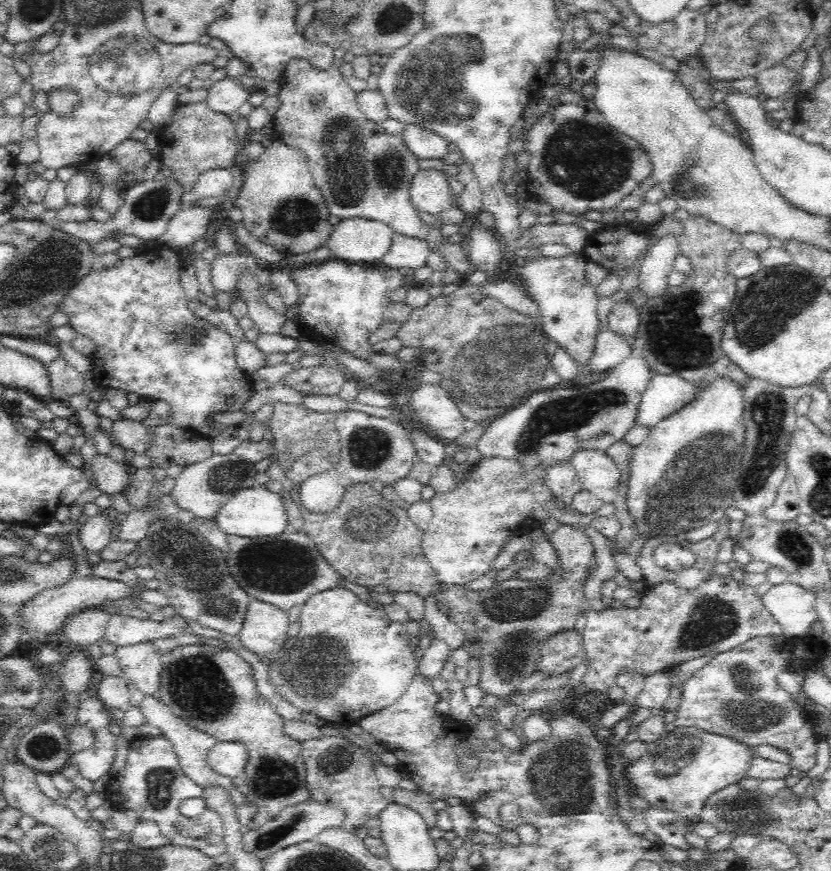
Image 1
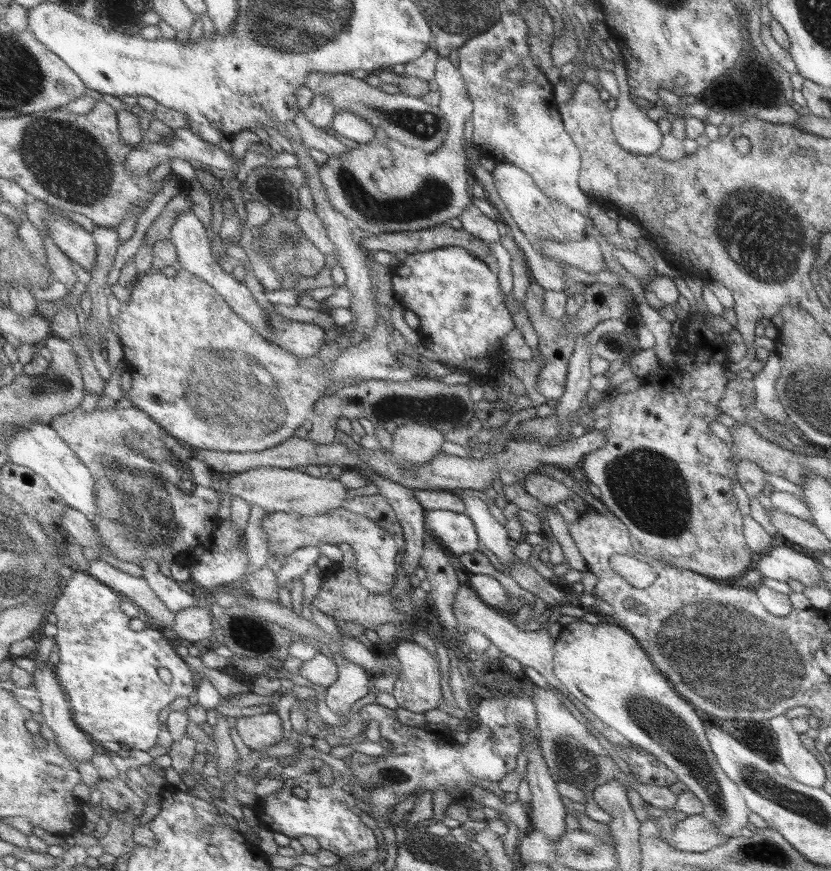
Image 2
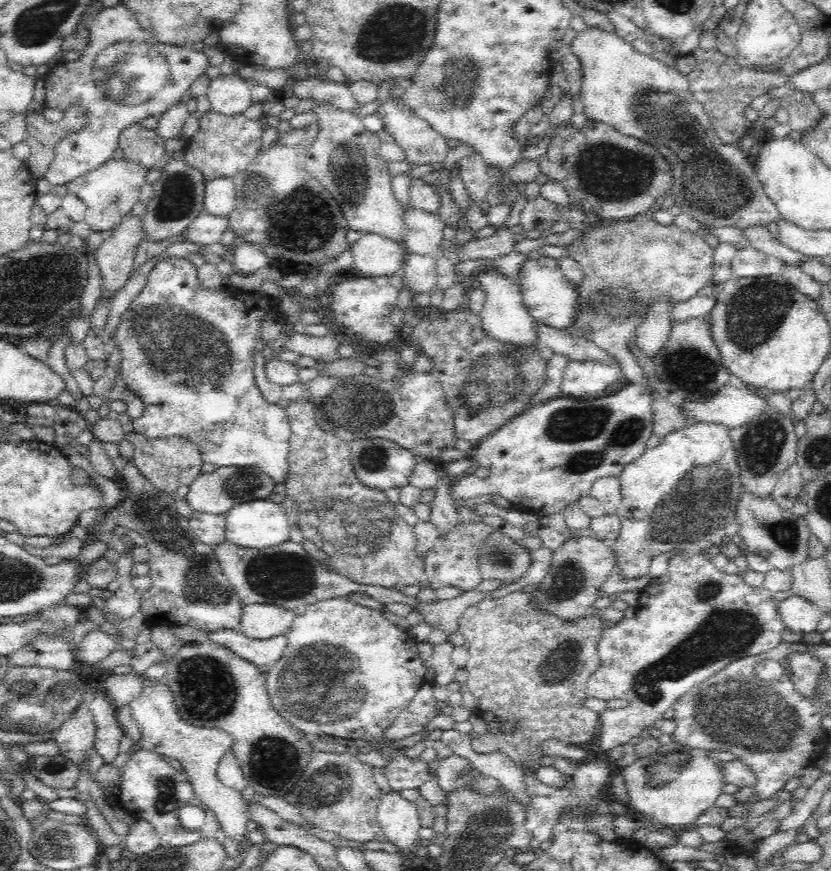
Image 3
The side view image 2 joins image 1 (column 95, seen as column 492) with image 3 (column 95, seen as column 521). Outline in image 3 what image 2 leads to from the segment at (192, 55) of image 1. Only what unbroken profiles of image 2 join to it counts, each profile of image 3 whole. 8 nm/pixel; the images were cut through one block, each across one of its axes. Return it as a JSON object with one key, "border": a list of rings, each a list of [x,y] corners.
{"border":[[[121,4],[112,8],[104,7],[104,10],[90,22],[88,31],[90,31],[90,44],[82,52],[81,59],[79,61],[59,59],[44,76],[46,108],[64,111],[70,106],[75,106],[78,113],[83,114],[83,123],[78,116],[78,128],[70,131],[68,136],[62,138],[55,147],[55,160],[46,178],[52,187],[67,186],[70,182],[87,176],[90,172],[94,173],[112,161],[114,152],[119,148],[122,129],[139,123],[148,116],[160,116],[172,106],[179,104],[184,94],[189,92],[192,83],[204,75],[206,68],[210,66],[202,51],[192,51],[189,47],[159,43],[154,40],[154,37],[139,25],[134,14]]]}

